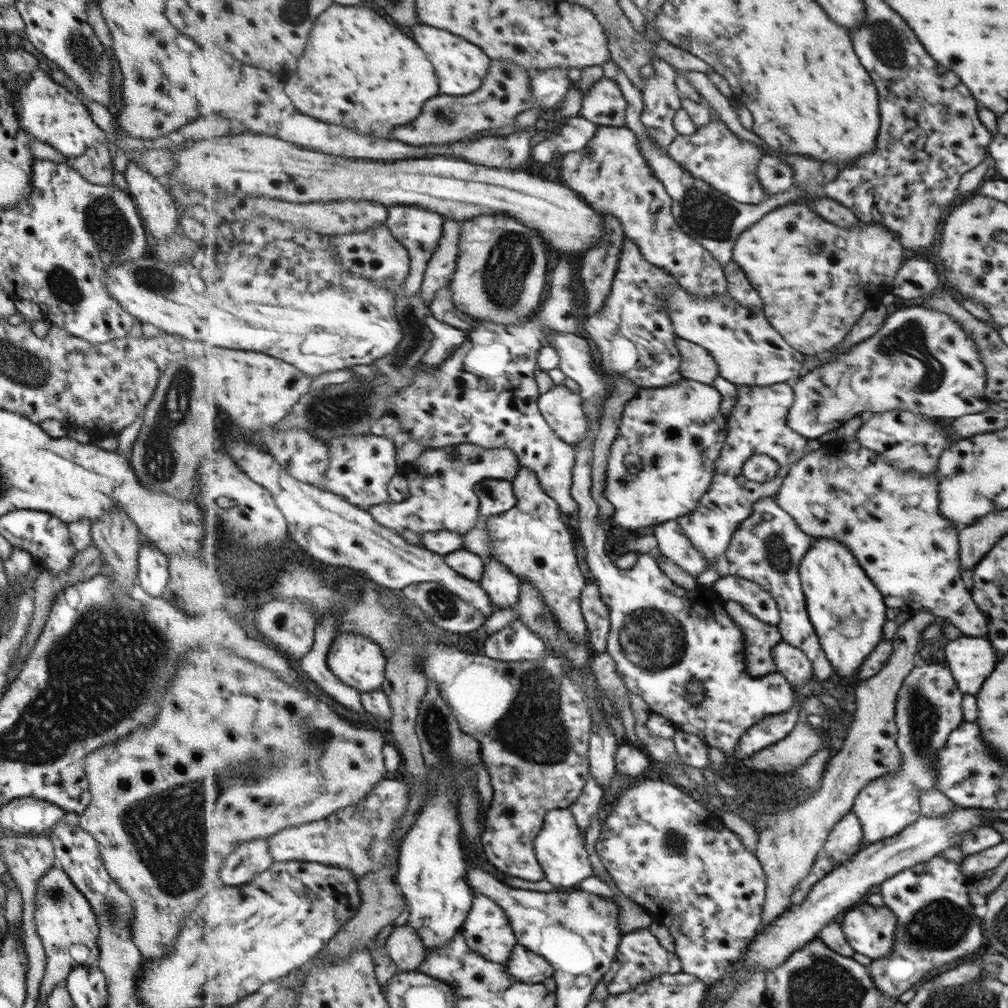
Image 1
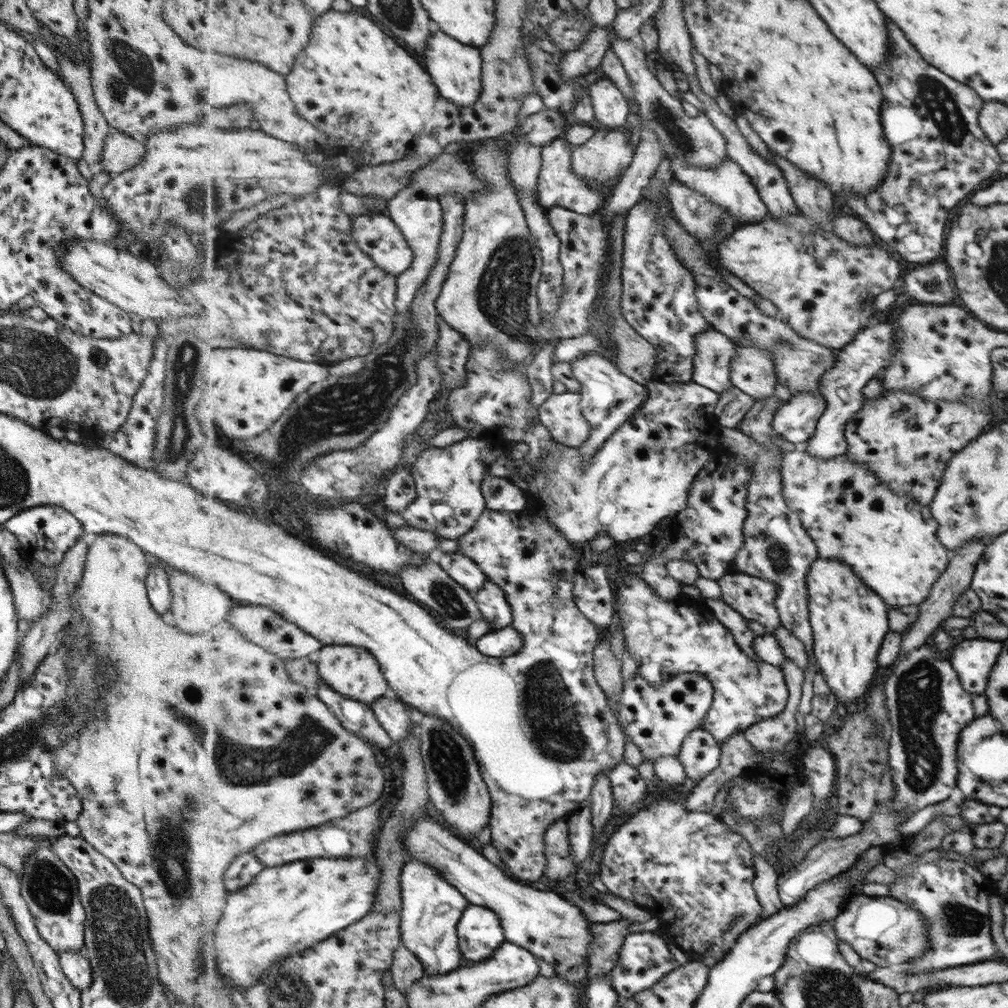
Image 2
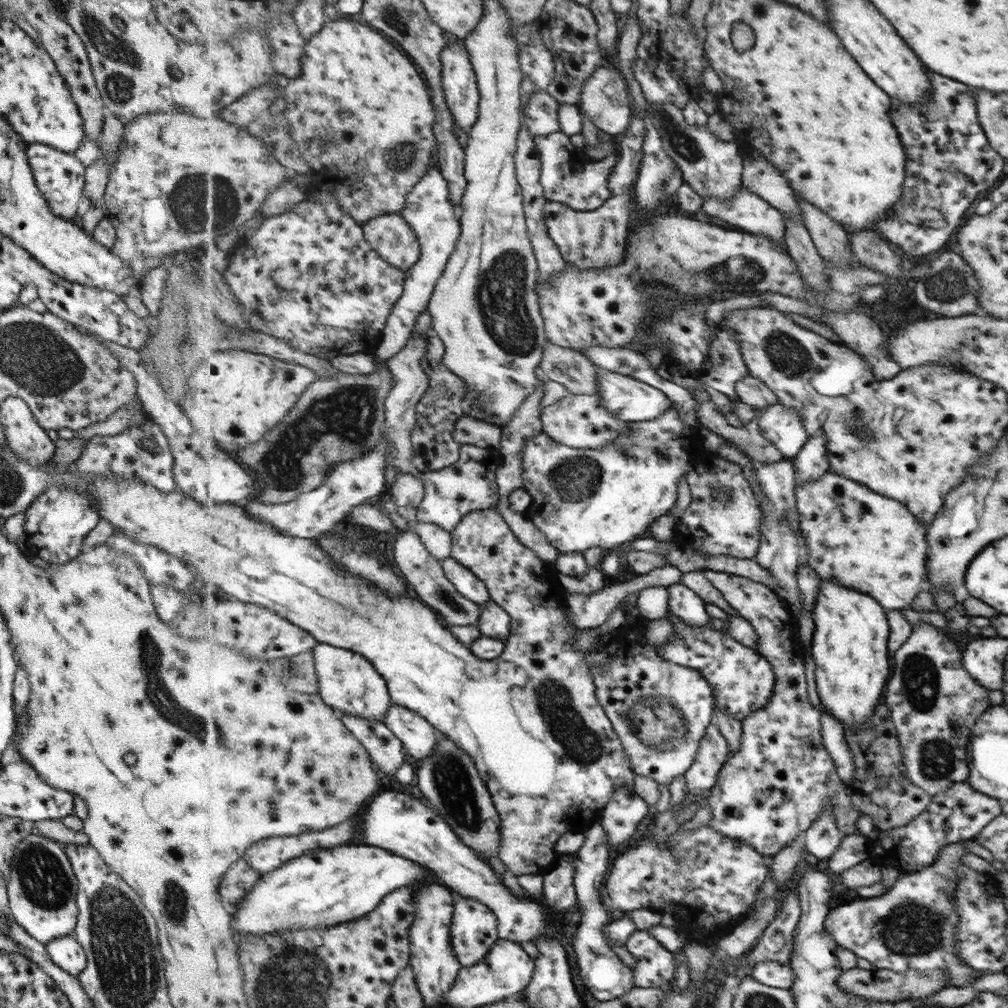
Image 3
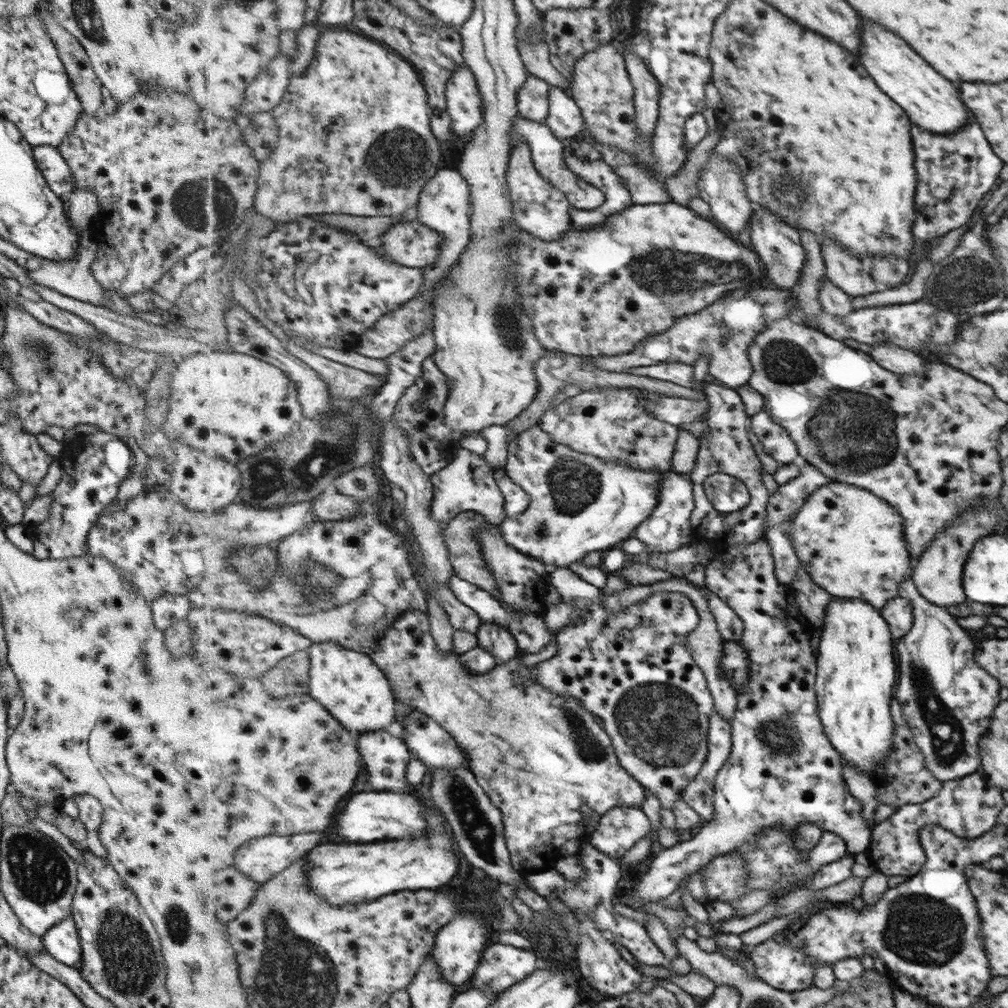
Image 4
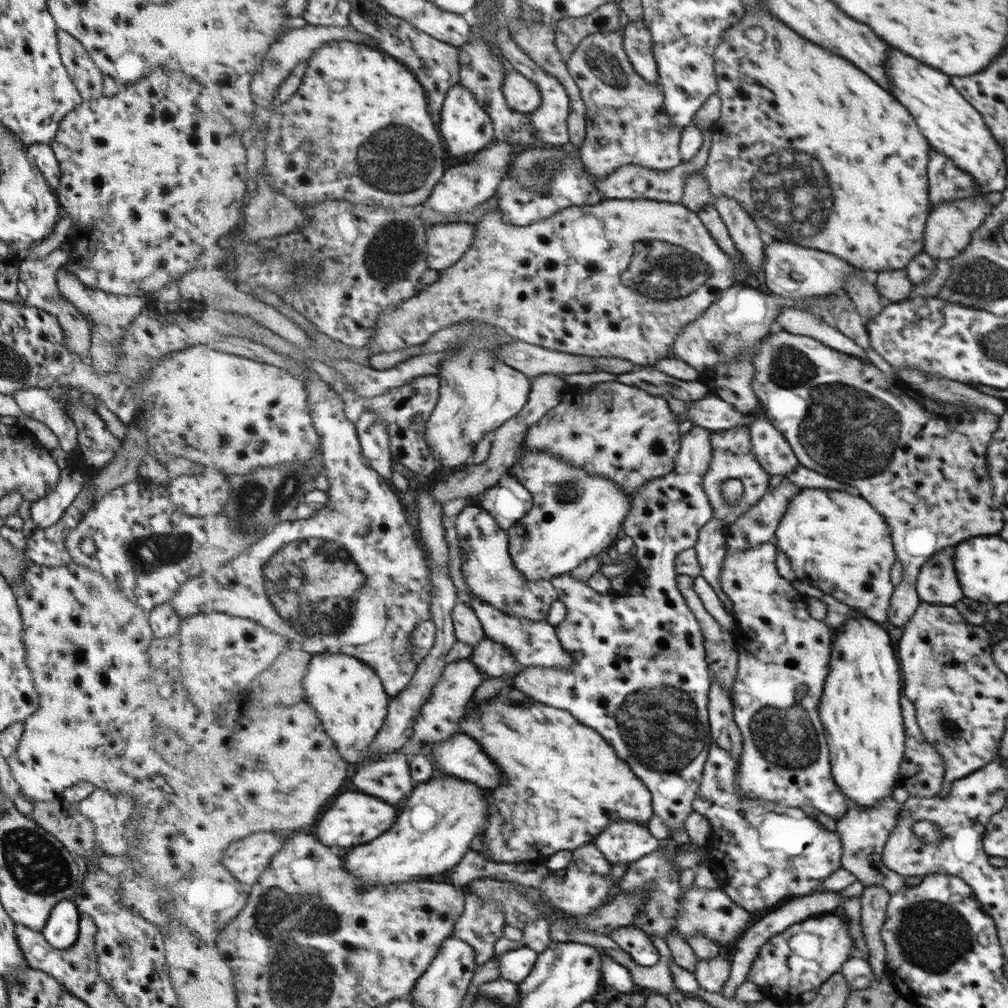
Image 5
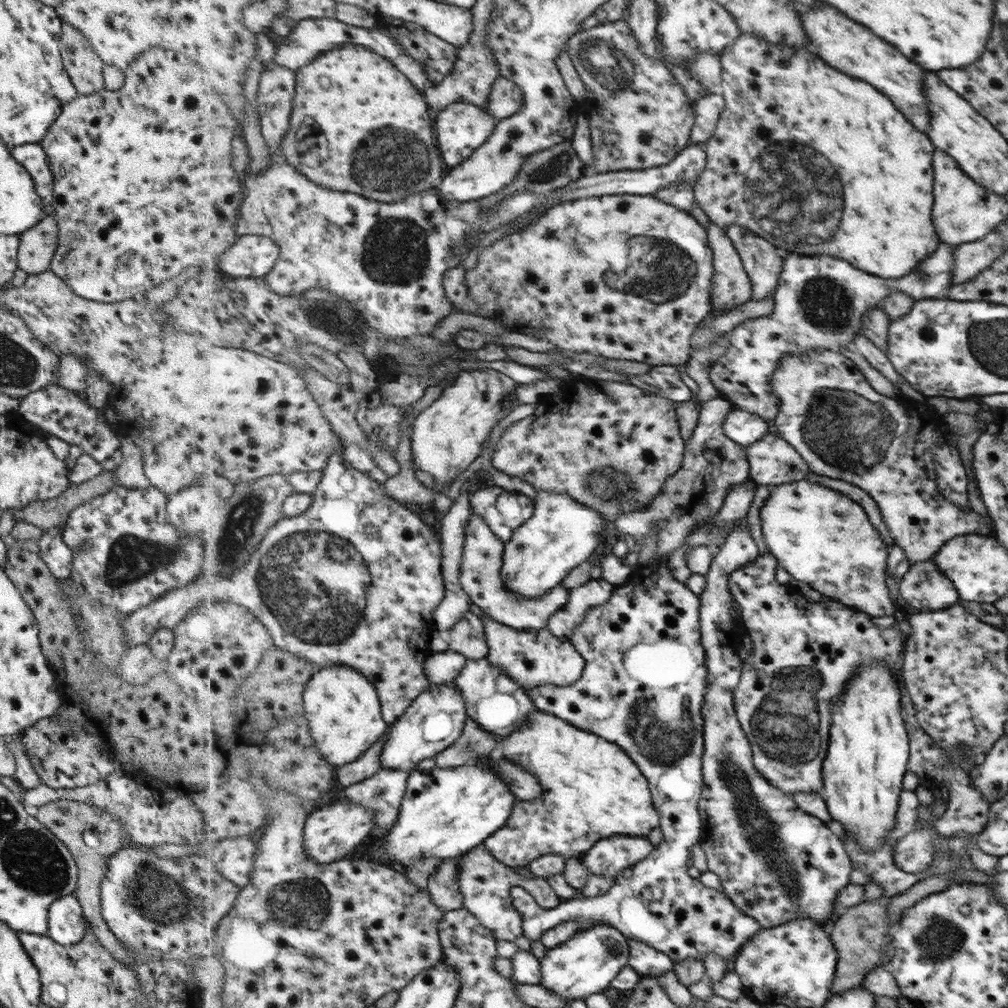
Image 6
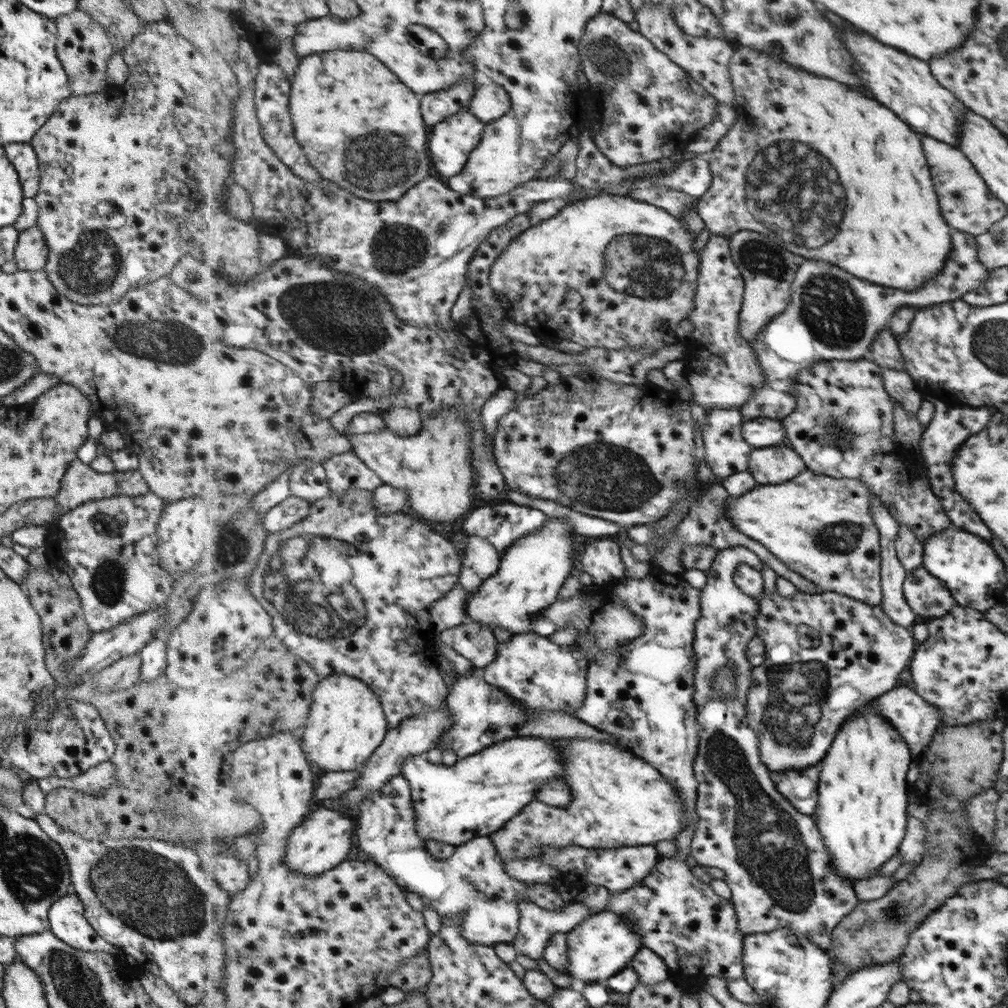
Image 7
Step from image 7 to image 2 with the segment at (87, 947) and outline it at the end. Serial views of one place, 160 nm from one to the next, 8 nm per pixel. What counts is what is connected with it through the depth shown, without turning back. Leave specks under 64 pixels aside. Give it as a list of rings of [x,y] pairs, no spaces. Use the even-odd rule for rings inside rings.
[[[64,950],[57,954],[61,972],[67,980],[79,991],[88,988],[93,979],[92,970],[83,951]]]

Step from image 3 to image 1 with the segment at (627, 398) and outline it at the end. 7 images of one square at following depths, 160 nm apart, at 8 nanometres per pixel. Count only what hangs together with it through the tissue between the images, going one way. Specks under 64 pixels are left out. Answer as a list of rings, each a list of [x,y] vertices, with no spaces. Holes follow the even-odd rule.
[[[551,331],[549,334],[550,345],[559,353],[561,362],[559,369],[569,378],[576,380],[581,385],[581,396],[584,411],[593,424],[584,438],[576,445],[576,466],[574,468],[574,483],[572,484],[573,498],[580,504],[579,524],[583,532],[583,542],[587,550],[590,575],[600,586],[603,602],[609,607],[611,619],[611,634],[608,638],[608,652],[617,661],[617,673],[621,675],[626,688],[636,696],[641,697],[650,710],[677,722],[680,731],[692,733],[703,739],[708,746],[720,749],[729,759],[733,758],[739,738],[750,730],[755,724],[768,719],[768,716],[780,715],[791,711],[796,705],[797,695],[794,687],[779,672],[755,677],[748,672],[748,654],[744,630],[733,620],[727,612],[726,600],[710,586],[702,586],[689,590],[679,586],[669,578],[664,569],[650,553],[639,555],[638,563],[633,568],[619,568],[607,556],[610,540],[608,526],[599,521],[599,506],[591,496],[591,464],[593,462],[593,446],[599,434],[599,418],[603,404],[609,398],[609,382],[604,372],[597,367],[593,358],[591,344],[585,336],[571,333]],[[691,681],[699,681],[707,687],[707,698],[698,705],[689,702],[687,685]]]

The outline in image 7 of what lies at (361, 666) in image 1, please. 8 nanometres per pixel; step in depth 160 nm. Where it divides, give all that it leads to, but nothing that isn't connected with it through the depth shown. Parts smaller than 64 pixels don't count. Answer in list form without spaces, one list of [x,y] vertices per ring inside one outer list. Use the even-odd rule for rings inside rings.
[[[345,674],[330,675],[319,682],[310,711],[307,725],[303,728],[303,749],[309,760],[327,773],[357,770],[375,754],[391,731],[388,729],[388,718],[377,694],[372,692],[365,682]]]

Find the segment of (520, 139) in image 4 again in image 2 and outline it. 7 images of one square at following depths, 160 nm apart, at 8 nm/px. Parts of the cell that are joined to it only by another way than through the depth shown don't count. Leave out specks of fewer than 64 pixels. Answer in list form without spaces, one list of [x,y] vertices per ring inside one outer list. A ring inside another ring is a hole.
[[[559,137],[542,147],[542,169],[539,177],[540,204],[543,208],[561,206],[581,215],[593,215],[601,210],[609,200],[601,185],[595,185],[573,171],[573,145],[565,138]]]

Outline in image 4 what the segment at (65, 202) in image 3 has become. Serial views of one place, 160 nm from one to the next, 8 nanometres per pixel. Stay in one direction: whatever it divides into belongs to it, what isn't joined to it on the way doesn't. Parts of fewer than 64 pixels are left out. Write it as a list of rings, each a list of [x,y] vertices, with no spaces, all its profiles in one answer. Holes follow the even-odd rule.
[[[47,145],[31,147],[31,156],[39,173],[45,179],[47,188],[53,192],[59,200],[63,200],[63,194],[73,192],[73,180],[67,163],[62,159],[56,147]]]

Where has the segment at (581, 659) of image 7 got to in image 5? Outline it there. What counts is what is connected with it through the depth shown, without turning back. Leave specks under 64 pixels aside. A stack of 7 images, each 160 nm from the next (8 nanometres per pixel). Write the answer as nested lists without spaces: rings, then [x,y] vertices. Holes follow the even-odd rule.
[[[470,593],[470,604],[480,617],[486,636],[496,640],[500,645],[507,647],[511,656],[517,660],[519,667],[525,666],[526,670],[542,668],[571,668],[575,659],[571,653],[563,648],[556,627],[547,621],[534,621],[528,618],[517,618],[499,610],[495,605],[485,602]]]

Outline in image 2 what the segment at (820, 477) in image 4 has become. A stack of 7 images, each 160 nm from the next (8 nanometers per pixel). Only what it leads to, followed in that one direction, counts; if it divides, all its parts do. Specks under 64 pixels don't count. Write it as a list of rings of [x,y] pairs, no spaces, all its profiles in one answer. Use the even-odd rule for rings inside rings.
[[[877,323],[861,331],[852,343],[839,350],[839,363],[823,378],[824,397],[828,407],[820,418],[815,436],[808,440],[805,452],[823,460],[831,460],[837,456],[846,455],[848,442],[846,427],[849,419],[864,405],[862,390],[869,379],[877,375],[879,369],[890,363],[890,356],[894,353],[894,328],[889,323]]]

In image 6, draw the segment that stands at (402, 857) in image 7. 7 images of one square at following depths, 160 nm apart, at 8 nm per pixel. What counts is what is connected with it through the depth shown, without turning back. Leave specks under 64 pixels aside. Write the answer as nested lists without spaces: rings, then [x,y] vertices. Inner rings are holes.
[[[382,768],[371,778],[343,790],[344,797],[374,810],[379,843],[396,826],[407,795],[409,775],[408,771]],[[481,843],[464,856],[459,856],[460,862],[458,883],[465,897],[464,908],[472,912],[481,922],[493,930],[497,940],[513,942],[525,935],[524,916],[517,910],[512,897],[514,887],[524,888],[532,894],[543,908],[551,909],[559,906],[563,899],[555,894],[546,878],[525,878],[515,867],[503,864],[497,860],[488,848]]]

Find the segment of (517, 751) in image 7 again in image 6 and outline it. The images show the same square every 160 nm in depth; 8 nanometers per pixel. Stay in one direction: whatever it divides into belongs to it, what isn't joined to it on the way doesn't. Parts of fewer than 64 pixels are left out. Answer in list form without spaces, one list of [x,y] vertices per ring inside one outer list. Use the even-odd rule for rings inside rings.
[[[486,762],[451,768],[434,766],[429,771],[412,769],[396,826],[387,839],[377,842],[367,859],[409,868],[424,857],[450,860],[464,856],[503,828],[516,804],[517,794],[508,781]]]

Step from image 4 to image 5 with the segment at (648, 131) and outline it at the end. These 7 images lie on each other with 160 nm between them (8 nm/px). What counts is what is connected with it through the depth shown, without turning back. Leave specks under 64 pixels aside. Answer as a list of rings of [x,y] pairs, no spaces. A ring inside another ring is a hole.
[[[644,19],[639,22],[629,21],[625,27],[624,47],[636,72],[651,84],[658,84],[660,74],[658,62],[652,51],[654,40]]]

